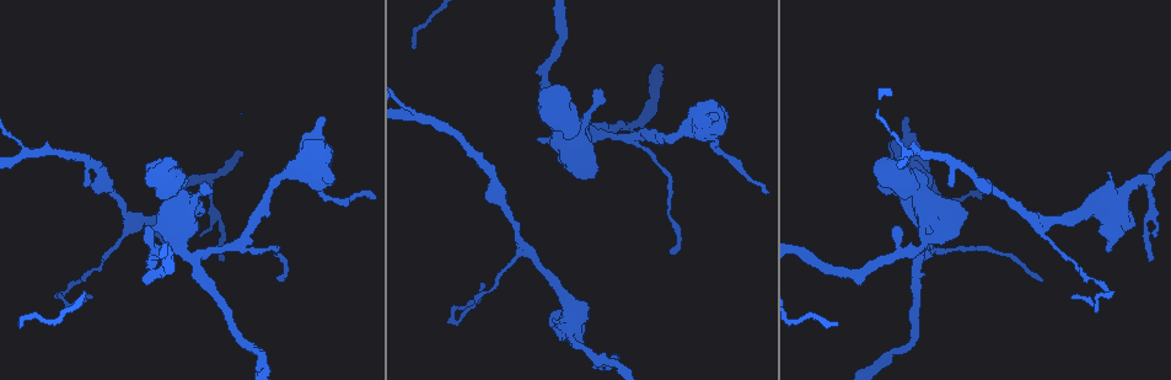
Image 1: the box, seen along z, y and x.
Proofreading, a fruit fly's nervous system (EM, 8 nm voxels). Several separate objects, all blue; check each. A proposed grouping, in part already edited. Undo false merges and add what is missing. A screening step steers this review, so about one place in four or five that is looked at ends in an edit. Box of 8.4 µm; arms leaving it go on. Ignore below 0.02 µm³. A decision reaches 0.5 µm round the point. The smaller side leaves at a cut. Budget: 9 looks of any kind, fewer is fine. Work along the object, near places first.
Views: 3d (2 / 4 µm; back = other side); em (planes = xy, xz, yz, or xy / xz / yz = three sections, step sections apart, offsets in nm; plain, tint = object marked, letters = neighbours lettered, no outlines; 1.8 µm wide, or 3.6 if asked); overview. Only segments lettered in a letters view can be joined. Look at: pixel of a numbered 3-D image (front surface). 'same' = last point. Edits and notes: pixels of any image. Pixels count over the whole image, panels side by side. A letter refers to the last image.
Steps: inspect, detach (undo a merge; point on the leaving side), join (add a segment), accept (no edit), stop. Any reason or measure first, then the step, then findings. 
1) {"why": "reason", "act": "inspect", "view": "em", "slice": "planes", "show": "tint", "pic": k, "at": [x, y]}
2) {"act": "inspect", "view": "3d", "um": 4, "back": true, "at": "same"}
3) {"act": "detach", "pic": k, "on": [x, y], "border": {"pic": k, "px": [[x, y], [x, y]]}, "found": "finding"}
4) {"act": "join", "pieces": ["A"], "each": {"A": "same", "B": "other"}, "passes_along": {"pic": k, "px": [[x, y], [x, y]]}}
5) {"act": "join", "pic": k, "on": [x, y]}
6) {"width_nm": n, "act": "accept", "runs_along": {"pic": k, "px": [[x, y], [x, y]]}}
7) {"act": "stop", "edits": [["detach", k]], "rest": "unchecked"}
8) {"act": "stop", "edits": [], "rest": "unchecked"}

{"why": "arms part here", "act": "inspect", "view": "3d", "um": 4, "pic": 1, "at": [707, 131]}

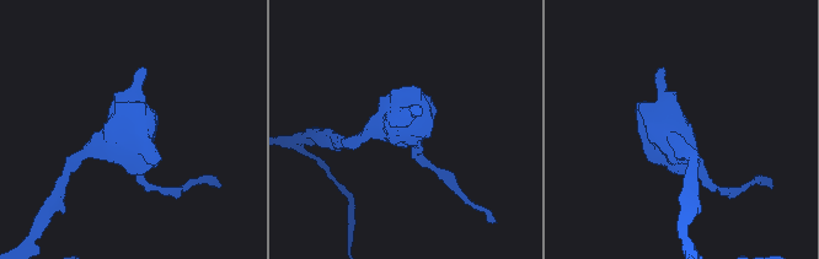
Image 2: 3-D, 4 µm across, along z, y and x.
{"why": "need the tissue", "act": "inspect", "view": "em", "um": 3.6, "slice": "planes", "show": "letters", "pic": 2, "at": [404, 132]}

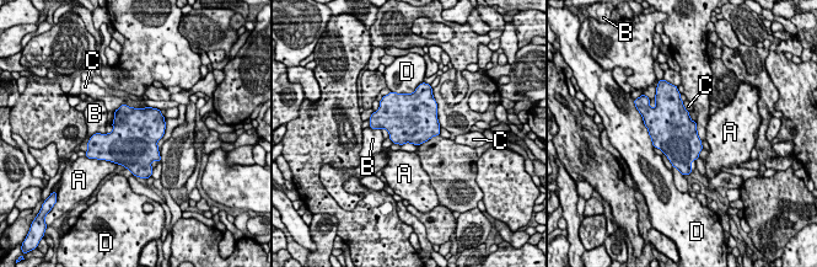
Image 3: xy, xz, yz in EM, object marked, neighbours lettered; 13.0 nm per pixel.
{"width_nm": 600, "act": "accept", "each": {"A": "other", "B": "other", "C": "other", "D": "other"}, "border": {"pic": 3, "px": [[148, 106], [122, 103], [113, 111]]}, "found": "one neuron here"}

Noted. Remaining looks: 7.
{"why": "an open end", "act": "inspect", "view": "em", "slice": "planes", "show": "letters", "pic": 1, "at": [281, 280]}

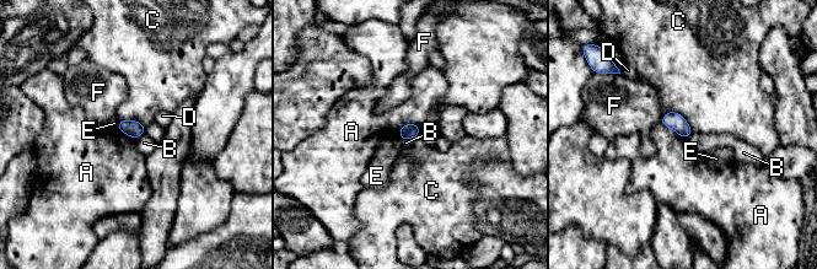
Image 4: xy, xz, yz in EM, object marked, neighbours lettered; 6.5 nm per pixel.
{"width_nm": 100, "act": "accept", "each": {"A": "other", "B": "other", "C": "other", "D": "other", "E": "other", "F": "other"}, "border": {"pic": 4, "px": [[419, 133], [415, 136], [401, 140]]}, "found": "none of them fits"}

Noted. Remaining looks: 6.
{"why": "calibre changes", "act": "inspect", "view": "em", "slice": "planes", "show": "letters", "pic": 1, "at": [1152, 182]}

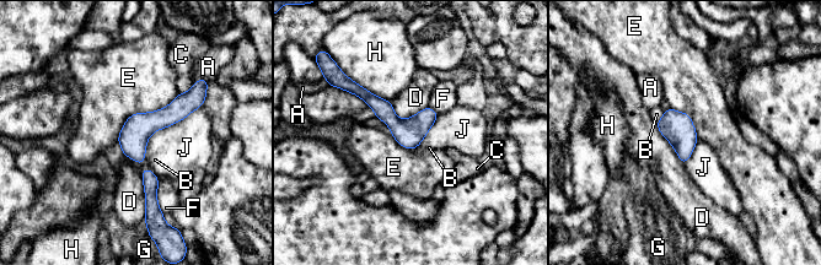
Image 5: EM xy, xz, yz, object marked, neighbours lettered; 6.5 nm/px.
{"longest_contact_nm": ["J", 600], "act": "accept", "each": {"A": "other", "B": "other", "C": "other", "D": "other", "E": "other", "F": "other", "G": "other", "H": "other", "J": "other"}, "runs_along": {"pic": 5, "px": [[198, 99], [155, 120], [125, 151]]}, "found": "continuous, no second neuron"}

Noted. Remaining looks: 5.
{"act": "inspect", "view": "3d", "um": 4, "pic": 1, "at": [877, 187]}

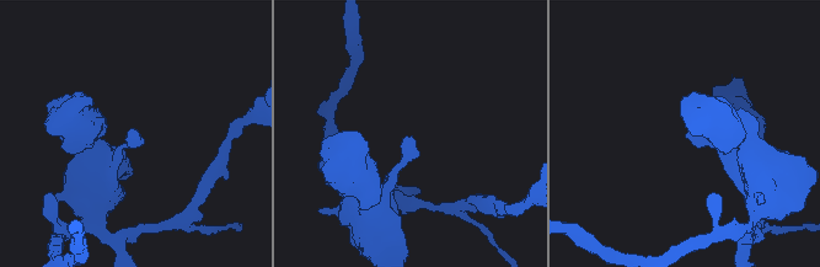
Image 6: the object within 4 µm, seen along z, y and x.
{"why": "shape alone is not enough", "act": "inspect", "view": "em", "slice": "planes", "show": "plain", "pic": 6, "at": [412, 137]}

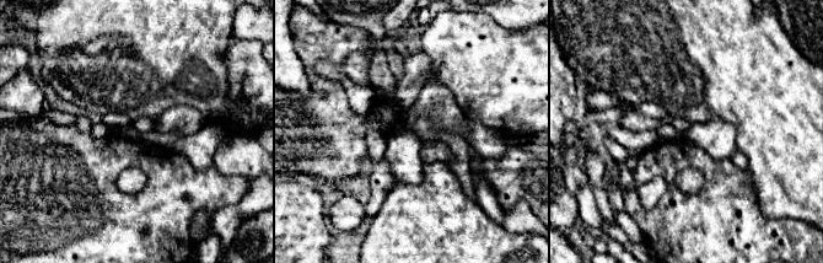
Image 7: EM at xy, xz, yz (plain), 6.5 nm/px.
{"why": "see the neighbours", "act": "inspect", "view": "em", "slice": "planes", "show": "letters", "at": "same"}

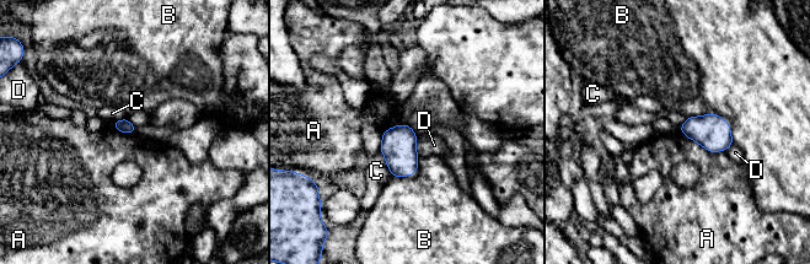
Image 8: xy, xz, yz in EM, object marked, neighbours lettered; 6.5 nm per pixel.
{"act": "accept", "each": {"A": "other", "B": "other", "C": "other", "D": "other"}, "border": {"pic": 8, "px": [[679, 130], [708, 151], [725, 151]]}, "found": "none of them fits"}

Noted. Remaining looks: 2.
{"act": "stop", "edits": [], "rest": "unchecked"}

